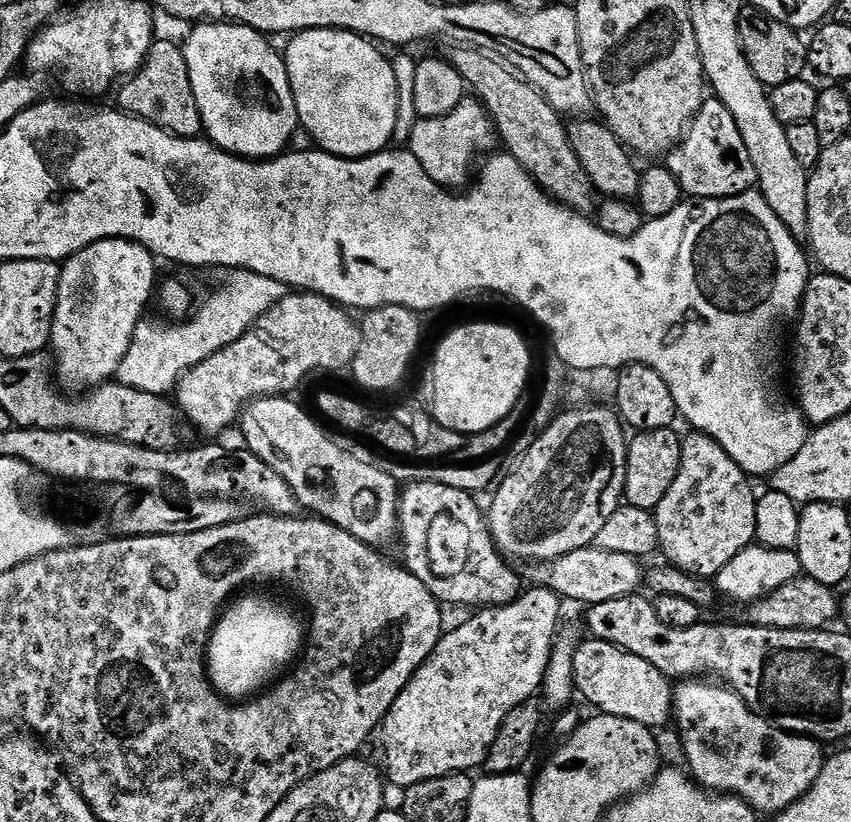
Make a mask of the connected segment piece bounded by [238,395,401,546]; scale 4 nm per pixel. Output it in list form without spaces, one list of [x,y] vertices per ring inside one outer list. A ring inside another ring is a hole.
[[[263,396],[254,400],[240,413],[238,429],[244,435],[247,451],[254,453],[270,470],[282,474],[294,490],[296,501],[305,513],[313,517],[329,520],[334,526],[346,530],[346,534],[354,534],[364,544],[381,546],[397,539],[400,526],[400,494],[398,481],[390,478],[380,469],[379,463],[370,464],[354,458],[350,450],[342,450],[336,440],[327,436],[322,429],[316,428],[317,417],[307,412],[300,404],[295,404],[292,398],[283,396]]]

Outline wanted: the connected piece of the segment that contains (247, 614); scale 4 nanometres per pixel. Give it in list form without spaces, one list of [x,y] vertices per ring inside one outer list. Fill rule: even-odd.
[[[243,596],[233,599],[221,611],[206,649],[208,678],[212,681],[213,688],[232,702],[255,697],[261,690],[267,689],[301,655],[306,643],[305,625],[300,625],[299,618],[286,605],[279,604],[268,596]]]

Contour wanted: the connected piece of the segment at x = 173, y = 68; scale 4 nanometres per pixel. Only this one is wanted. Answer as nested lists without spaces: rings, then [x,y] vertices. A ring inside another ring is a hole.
[[[153,40],[144,64],[119,85],[119,91],[119,111],[150,122],[172,136],[196,138],[201,135],[204,123],[194,98],[194,86],[190,86],[190,70],[186,66],[183,47]]]

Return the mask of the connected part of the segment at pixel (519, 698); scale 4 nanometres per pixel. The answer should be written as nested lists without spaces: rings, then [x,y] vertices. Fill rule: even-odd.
[[[532,586],[521,591],[514,602],[500,608],[481,607],[477,616],[470,617],[453,632],[445,631],[441,635],[428,661],[412,675],[412,681],[398,694],[394,706],[390,706],[384,716],[383,767],[387,783],[406,789],[430,778],[449,776],[451,772],[468,774],[473,771],[471,768],[479,769],[483,765],[506,714],[541,691],[552,657],[552,645],[558,635],[560,607],[560,597],[549,588]]]

